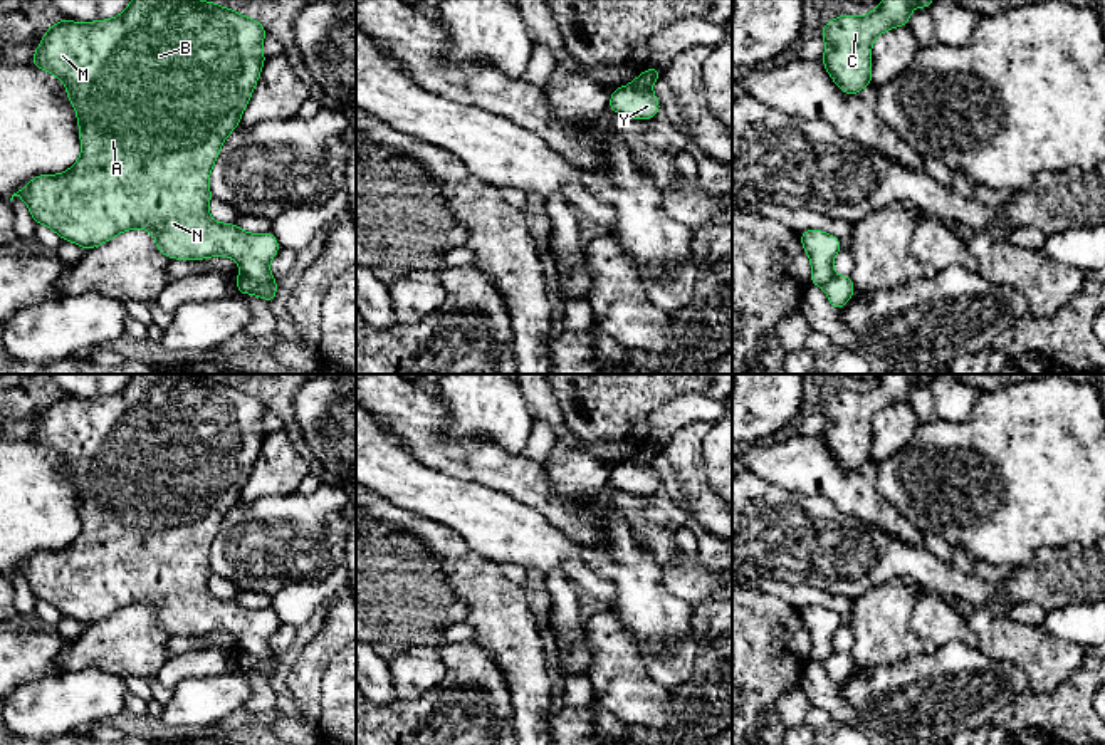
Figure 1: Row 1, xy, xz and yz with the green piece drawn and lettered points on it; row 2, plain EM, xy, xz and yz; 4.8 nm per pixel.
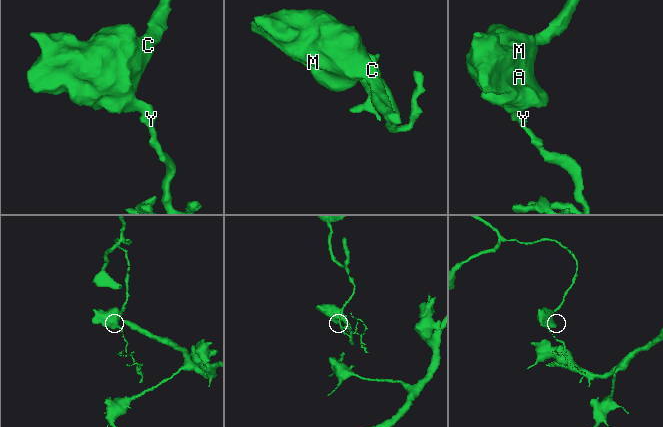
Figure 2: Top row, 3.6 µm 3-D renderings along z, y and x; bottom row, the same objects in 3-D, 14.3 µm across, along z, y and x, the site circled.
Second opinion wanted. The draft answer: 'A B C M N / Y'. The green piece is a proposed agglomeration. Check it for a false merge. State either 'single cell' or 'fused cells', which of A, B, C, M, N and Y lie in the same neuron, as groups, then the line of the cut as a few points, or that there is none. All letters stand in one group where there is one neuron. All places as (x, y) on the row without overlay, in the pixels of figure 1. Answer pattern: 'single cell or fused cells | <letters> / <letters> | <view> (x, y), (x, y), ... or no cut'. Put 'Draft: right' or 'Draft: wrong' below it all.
fused cells | A B C M N / Y | xy (242, 648), (257, 656), (274, 656)
Draft: right

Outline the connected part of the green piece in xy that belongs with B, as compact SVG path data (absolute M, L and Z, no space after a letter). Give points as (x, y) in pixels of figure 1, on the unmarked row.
M133 374L126 386L114 394L94 396L87 399L62 394L55 401L47 403L45 413L40 416L34 433L30 435L30 440L50 448L65 460L67 475L72 478L77 490L82 529L72 544L60 550L35 552L22 565L13 569L10 577L15 572L20 572L27 579L35 599L47 601L62 616L74 617L84 626L102 621L121 607L143 604L154 611L160 629L166 631L168 634L190 638L227 631L238 639L238 644L244 651L257 658L274 658L274 653L269 648L269 641L277 631L280 621L272 607L247 609L235 599L213 597L208 589L208 579L213 574L208 560L210 547L218 534L225 513L240 502L242 488L249 480L254 463L259 456L262 441L267 435L262 428L262 416L265 411L267 408L259 396L240 391L232 384L220 383L212 376L203 378L195 374Z

